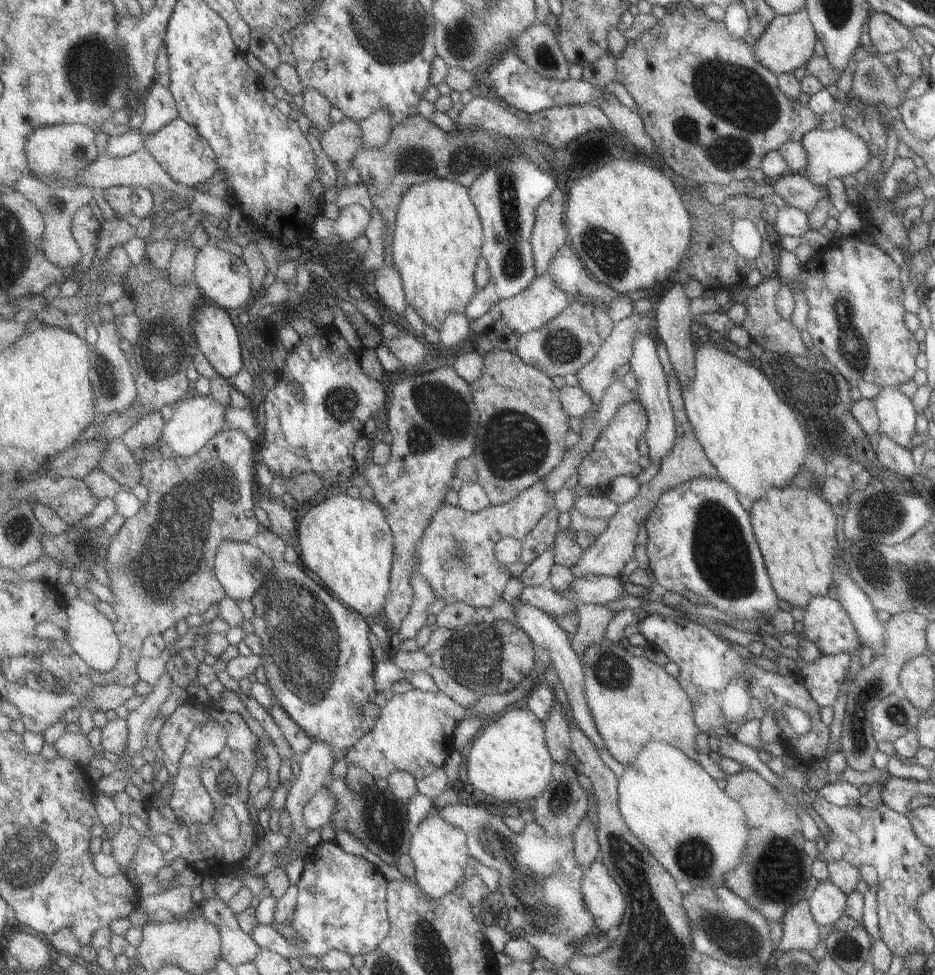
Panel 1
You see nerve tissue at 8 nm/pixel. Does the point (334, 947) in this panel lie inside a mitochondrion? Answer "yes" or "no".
no

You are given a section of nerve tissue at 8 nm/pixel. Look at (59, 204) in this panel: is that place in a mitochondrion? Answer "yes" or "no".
no

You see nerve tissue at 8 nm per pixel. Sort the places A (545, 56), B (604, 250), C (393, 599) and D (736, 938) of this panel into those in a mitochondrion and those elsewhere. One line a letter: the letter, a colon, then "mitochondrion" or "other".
A: mitochondrion
B: mitochondrion
C: other
D: mitochondrion

